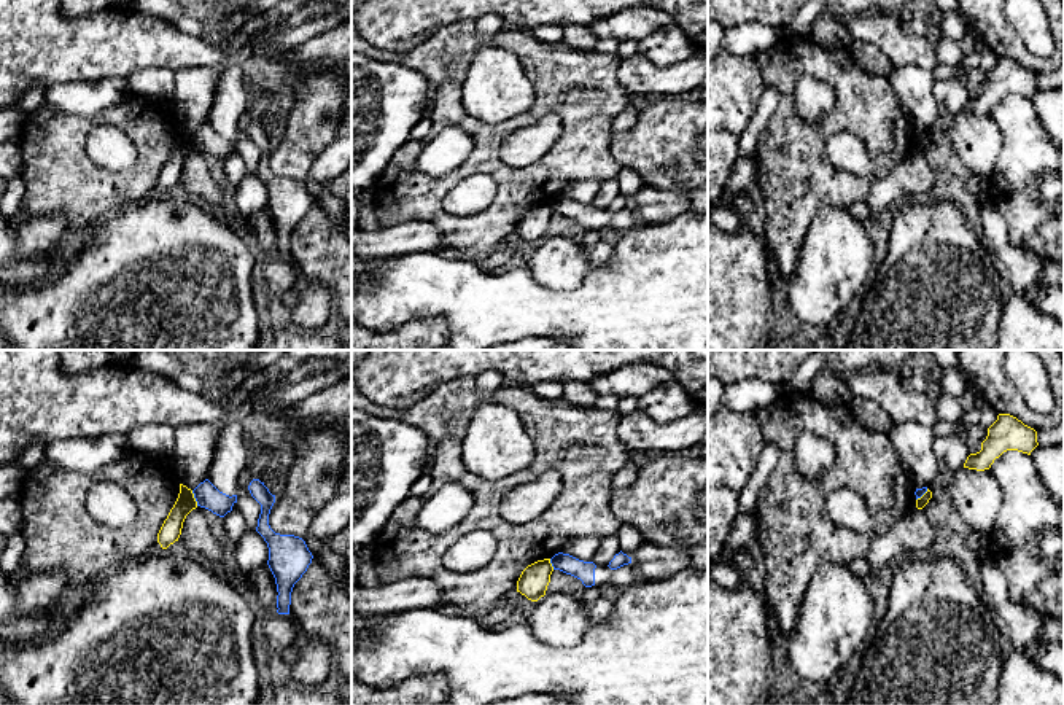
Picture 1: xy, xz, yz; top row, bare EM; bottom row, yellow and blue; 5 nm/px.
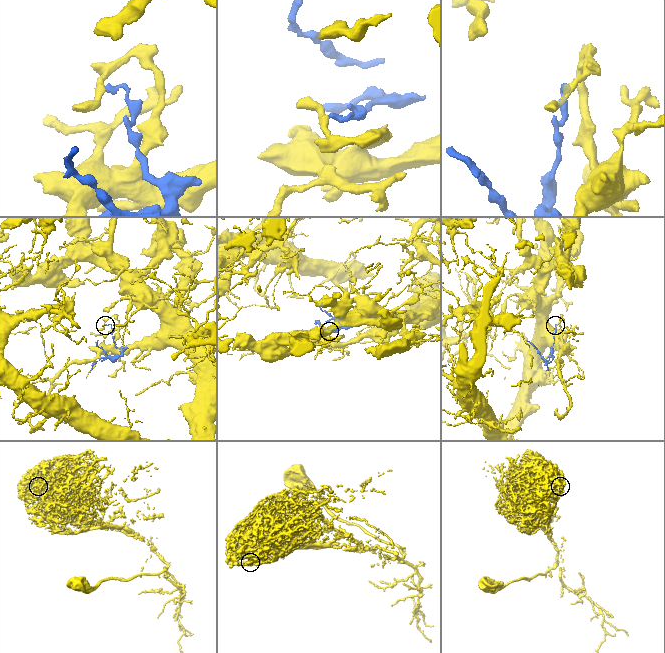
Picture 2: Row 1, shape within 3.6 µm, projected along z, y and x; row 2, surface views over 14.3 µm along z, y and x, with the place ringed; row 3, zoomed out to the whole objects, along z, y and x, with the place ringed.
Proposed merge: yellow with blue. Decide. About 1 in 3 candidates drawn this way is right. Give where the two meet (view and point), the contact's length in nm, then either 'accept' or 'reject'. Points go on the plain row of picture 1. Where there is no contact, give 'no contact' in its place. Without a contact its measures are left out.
xy (194, 142) | 90 nm | reject

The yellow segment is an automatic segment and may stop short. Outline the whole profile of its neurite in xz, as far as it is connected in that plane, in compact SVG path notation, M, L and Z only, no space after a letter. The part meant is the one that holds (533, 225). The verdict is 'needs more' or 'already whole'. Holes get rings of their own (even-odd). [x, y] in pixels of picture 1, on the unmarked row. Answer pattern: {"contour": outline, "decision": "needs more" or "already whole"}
{"contour": "M550 202L538 204L528 208L517 224L517 236L531 245L538 245L546 239L552 215L553 210Z", "decision": "already whole"}

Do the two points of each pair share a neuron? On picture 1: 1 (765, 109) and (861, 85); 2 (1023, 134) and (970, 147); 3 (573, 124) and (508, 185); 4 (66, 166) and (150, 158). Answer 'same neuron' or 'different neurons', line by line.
1: different neurons
2: different neurons
3: same neuron
4: same neuron

